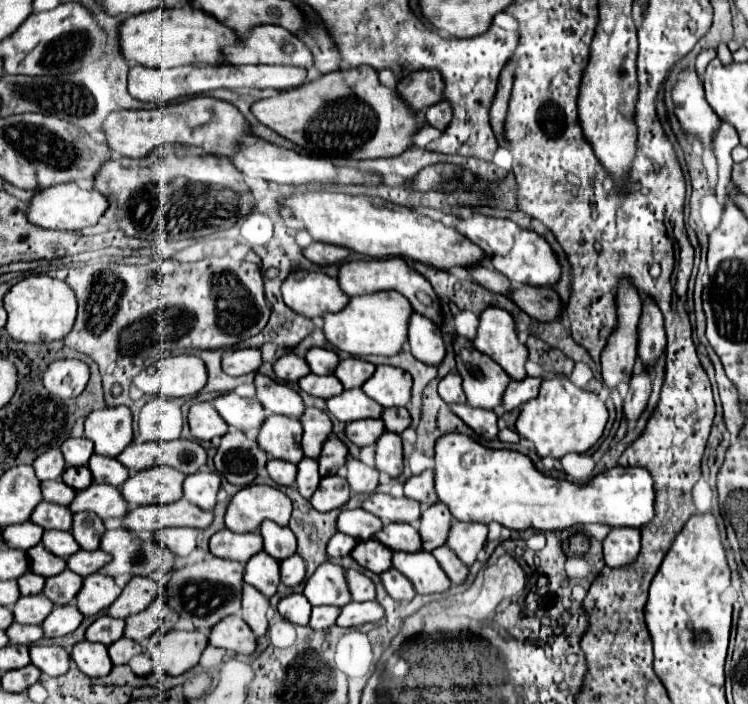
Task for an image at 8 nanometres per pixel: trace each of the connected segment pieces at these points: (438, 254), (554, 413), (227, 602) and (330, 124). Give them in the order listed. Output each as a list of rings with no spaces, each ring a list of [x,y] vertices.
[[[306,192],[288,198],[286,206],[296,218],[304,220],[306,230],[314,236],[314,240],[344,246],[370,258],[402,256],[422,262],[426,266],[434,266],[438,270],[448,270],[454,266],[472,268],[486,260],[486,256],[482,256],[482,248],[470,244],[470,240],[466,240],[466,236],[462,236],[458,230],[378,196]]]
[[[554,376],[542,382],[540,394],[522,406],[516,422],[520,436],[534,444],[534,450],[544,456],[562,458],[568,452],[586,452],[592,448],[606,426],[608,410],[596,392],[574,386],[566,376]]]
[[[212,558],[206,562],[186,564],[184,568],[178,568],[170,574],[170,580],[166,584],[168,606],[174,608],[174,612],[178,612],[178,616],[192,620],[198,630],[210,630],[222,618],[226,618],[230,614],[238,614],[240,592],[242,592],[242,584],[244,584],[242,576],[244,576],[244,566],[234,560]]]
[[[370,66],[324,74],[318,80],[256,102],[252,112],[280,136],[322,158],[366,160],[398,156],[412,146],[412,136],[418,130],[416,112],[406,108],[396,90],[386,88]]]

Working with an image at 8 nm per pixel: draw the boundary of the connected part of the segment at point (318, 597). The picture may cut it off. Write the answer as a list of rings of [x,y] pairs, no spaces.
[[[324,562],[306,582],[304,596],[312,606],[320,604],[334,604],[346,606],[350,598],[350,590],[346,584],[346,570],[332,562]]]

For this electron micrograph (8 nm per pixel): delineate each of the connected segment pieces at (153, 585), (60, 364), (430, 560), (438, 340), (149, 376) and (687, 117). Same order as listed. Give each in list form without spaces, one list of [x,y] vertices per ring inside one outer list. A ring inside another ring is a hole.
[[[134,576],[126,584],[126,588],[118,596],[118,600],[108,608],[108,616],[112,616],[112,618],[134,616],[134,614],[142,612],[152,600],[156,600],[160,596],[160,592],[162,592],[162,586],[158,582],[154,582],[152,578]]]
[[[56,360],[44,372],[44,386],[58,398],[76,398],[88,384],[88,366],[80,360]]]
[[[394,552],[392,564],[414,584],[418,594],[446,592],[452,586],[430,552]]]
[[[412,314],[408,342],[410,342],[412,354],[428,366],[438,366],[446,356],[442,330],[422,314]]]
[[[168,356],[144,370],[134,384],[144,394],[180,398],[198,394],[206,386],[206,366],[198,356]]]
[[[692,68],[676,84],[672,98],[676,104],[674,112],[676,112],[682,128],[692,138],[702,140],[704,144],[712,146],[712,136],[720,124],[720,118],[708,106],[708,102],[704,98],[702,82]]]

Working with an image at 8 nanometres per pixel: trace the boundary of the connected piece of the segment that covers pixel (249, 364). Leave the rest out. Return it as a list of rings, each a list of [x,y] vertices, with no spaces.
[[[242,348],[242,350],[226,350],[222,358],[222,368],[230,376],[244,376],[256,372],[262,364],[262,354],[258,348]]]

